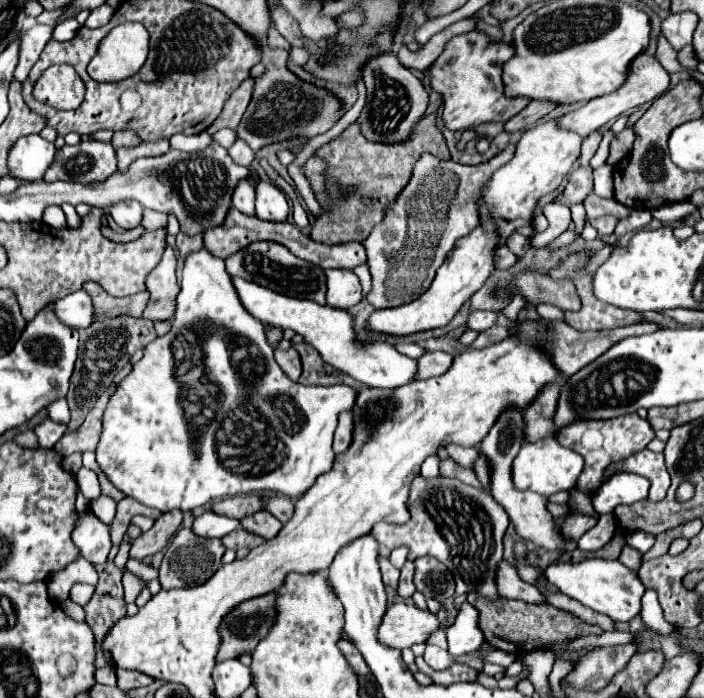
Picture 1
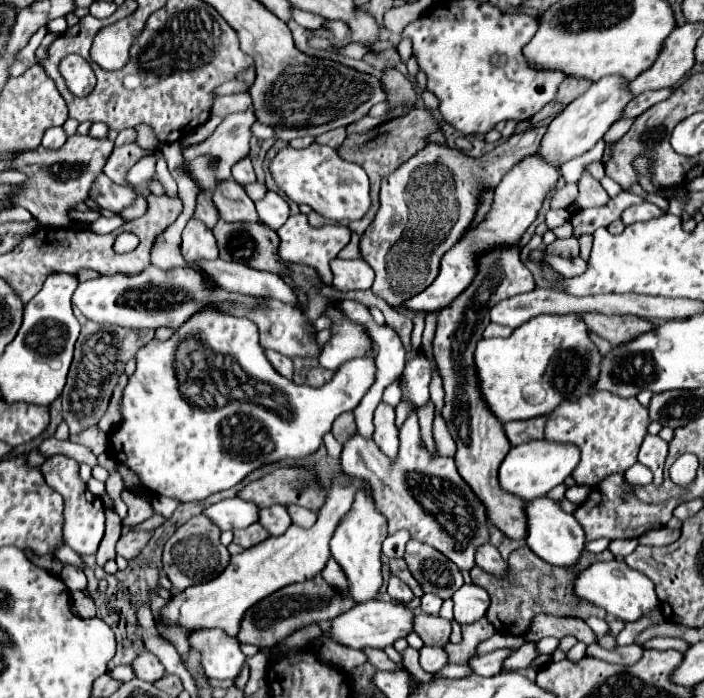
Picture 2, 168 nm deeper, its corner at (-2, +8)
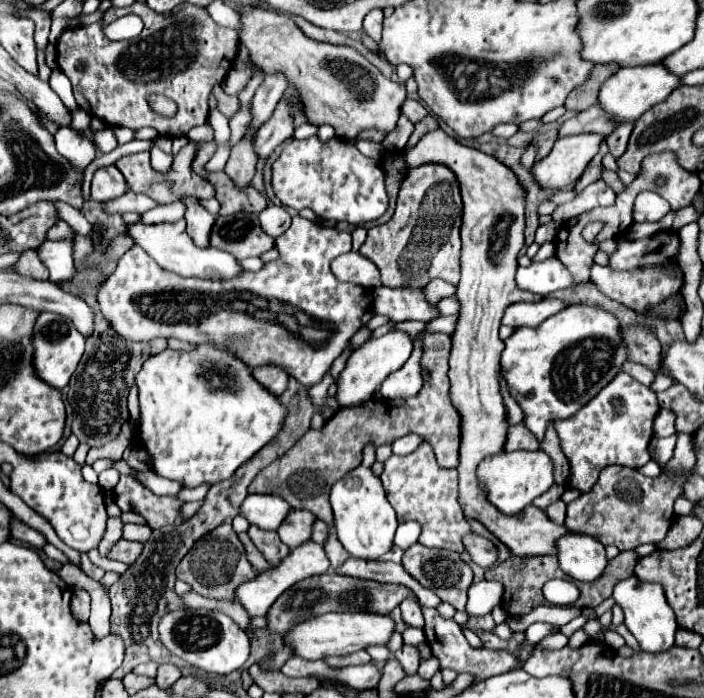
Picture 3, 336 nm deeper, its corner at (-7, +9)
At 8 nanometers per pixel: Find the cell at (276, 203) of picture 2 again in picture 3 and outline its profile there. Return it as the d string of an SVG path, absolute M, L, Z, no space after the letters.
M275 205L265 207L259 213L259 221L261 221L261 229L269 237L273 237L273 239L277 239L279 235L283 235L289 229L289 225L291 225L289 213L283 207L275 207Z

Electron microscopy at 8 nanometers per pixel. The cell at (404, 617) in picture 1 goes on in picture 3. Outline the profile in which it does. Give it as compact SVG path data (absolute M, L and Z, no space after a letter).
M325 613L295 625L291 633L283 635L283 645L291 647L293 655L317 661L329 655L351 655L369 645L385 645L393 633L393 627L395 623L391 617L379 617L375 613Z

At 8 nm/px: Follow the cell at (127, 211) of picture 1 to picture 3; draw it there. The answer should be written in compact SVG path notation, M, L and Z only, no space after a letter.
M115 165L101 167L95 171L93 183L91 183L93 201L105 203L105 201L111 201L115 197L121 197L125 191L127 191L127 181Z

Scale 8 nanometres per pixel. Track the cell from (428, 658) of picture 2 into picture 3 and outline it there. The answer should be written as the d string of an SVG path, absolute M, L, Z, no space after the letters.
M431 657L429 661L421 663L417 675L419 675L421 679L431 679L431 677L435 675L435 671L439 671L439 661L437 661L437 657Z

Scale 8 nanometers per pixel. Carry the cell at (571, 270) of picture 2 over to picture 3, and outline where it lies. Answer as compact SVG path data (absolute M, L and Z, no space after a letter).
M601 265L591 267L591 279L604 295L613 301L627 305L639 315L647 315L653 305L659 305L665 299L669 299L673 293L681 289L681 283L683 283L683 277L667 277L665 273L659 273L659 269L636 268L631 272L614 272L609 267Z

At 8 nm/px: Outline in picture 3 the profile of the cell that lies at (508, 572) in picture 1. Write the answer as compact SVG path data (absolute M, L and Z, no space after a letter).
M467 533L467 537L463 537L463 545L467 553L471 555L471 559L483 569L489 569L497 561L497 547L485 537Z

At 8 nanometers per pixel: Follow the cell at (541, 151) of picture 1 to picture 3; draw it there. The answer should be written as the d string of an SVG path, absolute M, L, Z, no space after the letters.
M663 63L627 67L627 69L619 69L615 75L611 75L603 83L601 93L599 93L599 103L609 115L613 115L615 121L619 121L619 123L635 121L647 109L651 109L655 103L665 101L675 91L675 87L681 87L681 77L667 71L667 67Z

